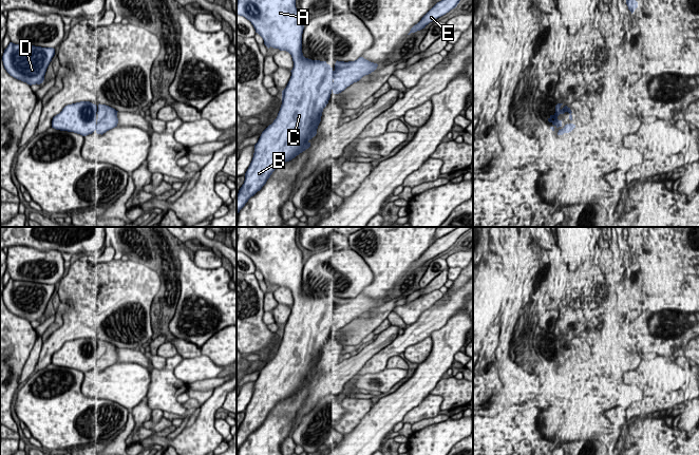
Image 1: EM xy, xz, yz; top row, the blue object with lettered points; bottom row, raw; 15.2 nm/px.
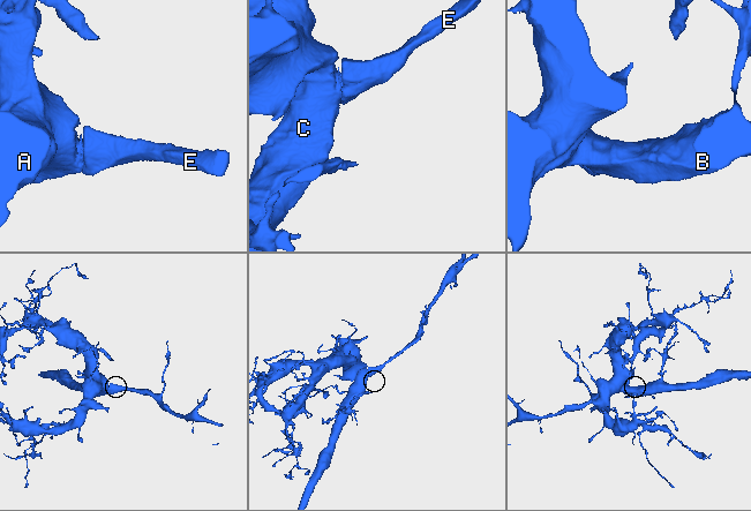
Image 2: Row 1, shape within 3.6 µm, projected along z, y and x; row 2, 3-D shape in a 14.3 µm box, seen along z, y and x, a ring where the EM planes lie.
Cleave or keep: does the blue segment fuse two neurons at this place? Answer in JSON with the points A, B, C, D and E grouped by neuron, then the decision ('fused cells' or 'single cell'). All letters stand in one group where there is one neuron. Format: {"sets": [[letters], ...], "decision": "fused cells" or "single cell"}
{"sets": [["A", "B", "C", "D", "E"]], "decision": "single cell"}

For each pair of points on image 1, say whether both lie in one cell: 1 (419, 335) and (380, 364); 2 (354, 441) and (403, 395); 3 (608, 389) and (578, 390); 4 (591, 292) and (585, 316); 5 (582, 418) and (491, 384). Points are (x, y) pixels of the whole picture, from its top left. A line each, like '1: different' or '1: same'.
1: same
2: same
3: same
4: same
5: different

